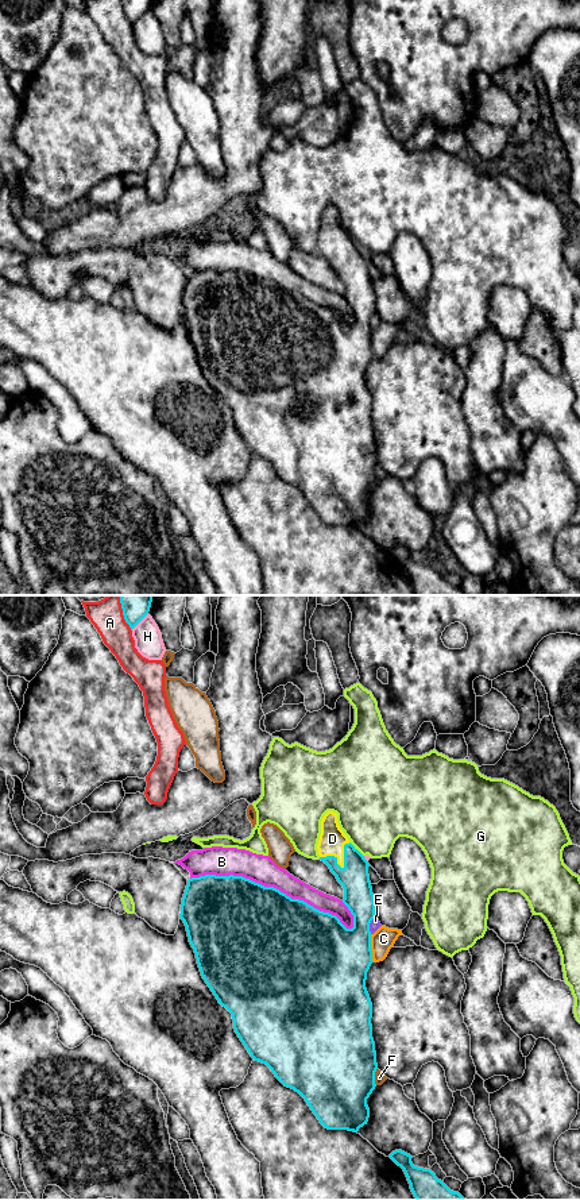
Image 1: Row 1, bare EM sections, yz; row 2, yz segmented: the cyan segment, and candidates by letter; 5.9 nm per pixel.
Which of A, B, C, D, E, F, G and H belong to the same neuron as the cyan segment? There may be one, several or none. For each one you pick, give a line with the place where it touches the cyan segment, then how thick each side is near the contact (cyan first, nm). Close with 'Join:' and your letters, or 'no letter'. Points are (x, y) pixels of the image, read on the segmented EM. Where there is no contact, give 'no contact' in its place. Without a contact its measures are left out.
D: meets cyan in yz at (344, 865); 180 nm thick on the cyan side, 160 nm on the other
Join: D

